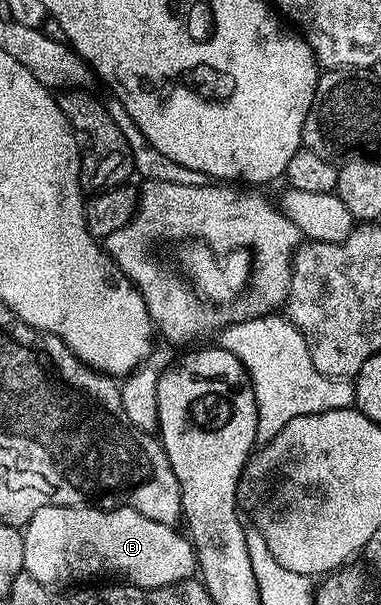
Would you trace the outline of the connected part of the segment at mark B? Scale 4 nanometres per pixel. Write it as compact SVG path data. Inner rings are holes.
M43 506L25 525L23 542L23 562L25 571L45 588L56 589L56 584L89 582L92 576L116 578L133 584L137 588L162 588L168 584L179 584L197 572L197 555L193 553L193 542L188 535L177 533L176 527L155 522L133 508L102 508L100 506Z

